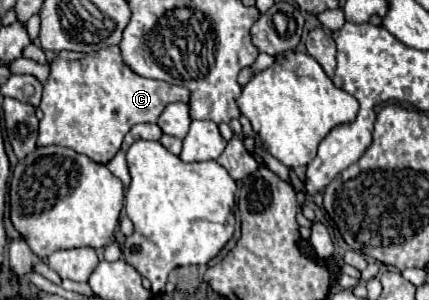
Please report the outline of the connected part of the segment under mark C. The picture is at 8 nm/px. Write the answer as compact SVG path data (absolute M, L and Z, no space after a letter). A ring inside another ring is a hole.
M117 45L105 47L95 55L61 51L49 67L51 73L43 85L43 99L39 105L45 117L39 123L37 143L69 147L95 163L109 163L135 123L155 123L165 105L189 101L189 91L185 87L133 73L121 61Z

